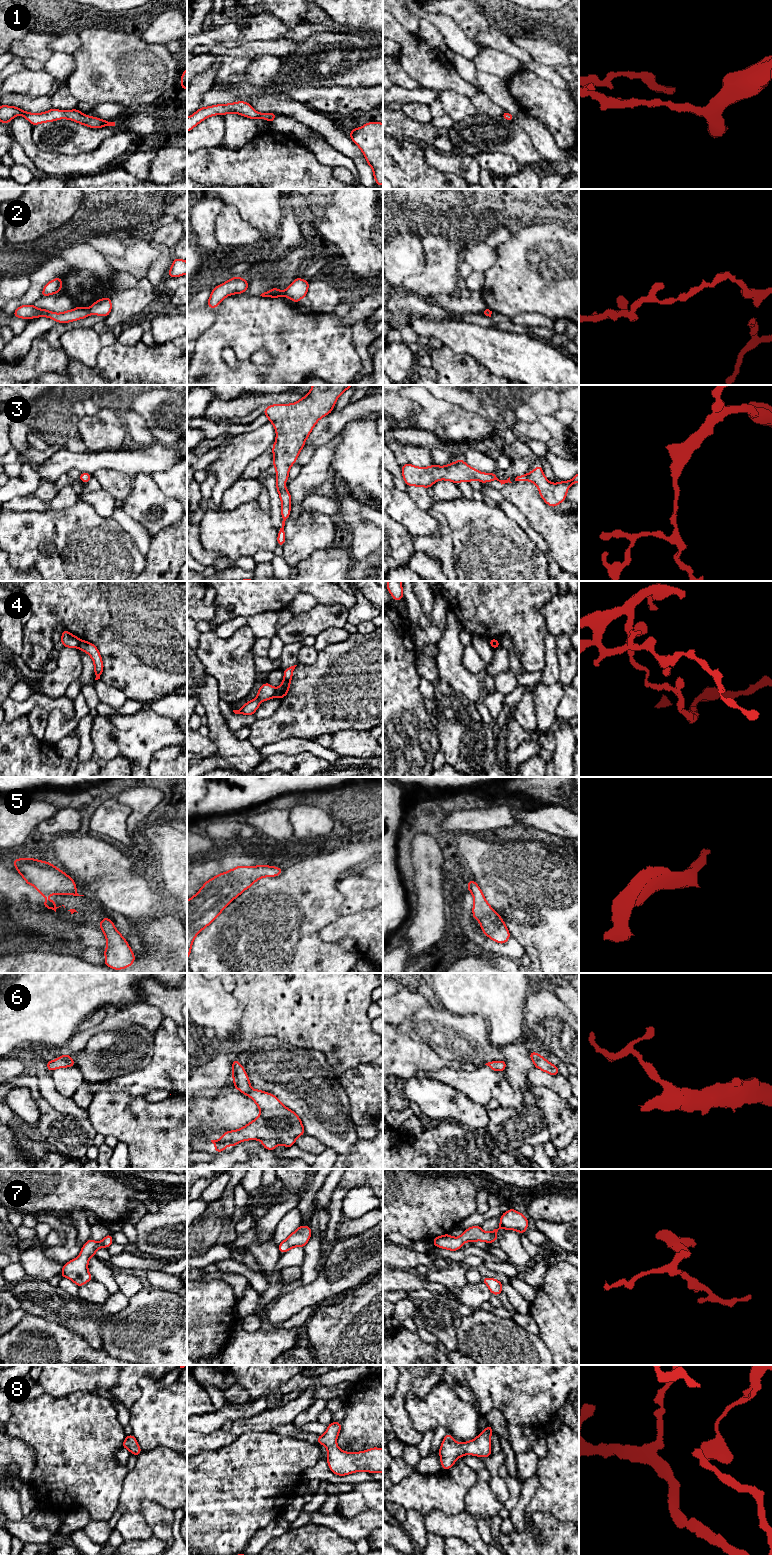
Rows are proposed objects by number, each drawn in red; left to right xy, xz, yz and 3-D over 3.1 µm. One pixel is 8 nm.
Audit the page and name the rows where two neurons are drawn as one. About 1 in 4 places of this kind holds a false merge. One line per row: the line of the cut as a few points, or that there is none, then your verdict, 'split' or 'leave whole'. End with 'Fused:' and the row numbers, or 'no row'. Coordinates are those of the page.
1: no cut; leave whole
2: cut in xy along (88, 309), (90, 313); split
3: no cut; leave whole
4: cut in xz along (277, 688), (274, 696); split
5: no cut; leave whole
6: no cut; leave whole
7: no cut; leave whole
8: no cut; leave whole
Fused: 2, 4

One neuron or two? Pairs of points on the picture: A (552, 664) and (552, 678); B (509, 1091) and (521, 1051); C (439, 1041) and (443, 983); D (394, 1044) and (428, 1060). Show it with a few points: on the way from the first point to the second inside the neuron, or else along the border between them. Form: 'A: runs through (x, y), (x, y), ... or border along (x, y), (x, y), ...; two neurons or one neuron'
A: runs through (552, 667), (552, 675); one neuron
B: runs through (513, 1082), (516, 1078), (517, 1061); one neuron
C: border along (448, 1010), (454, 1014), (471, 1015); two neurons
D: runs through (402, 1052), (406, 1056), (420, 1057); one neuron

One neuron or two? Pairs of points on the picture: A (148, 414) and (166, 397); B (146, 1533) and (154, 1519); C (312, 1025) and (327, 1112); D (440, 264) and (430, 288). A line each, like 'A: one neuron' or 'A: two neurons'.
A: one neuron
B: two neurons
C: two neurons
D: one neuron

